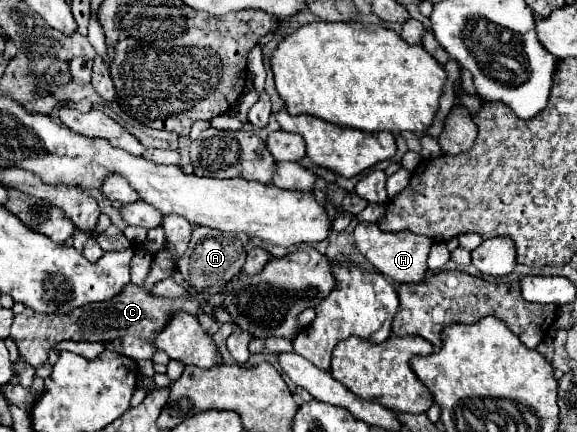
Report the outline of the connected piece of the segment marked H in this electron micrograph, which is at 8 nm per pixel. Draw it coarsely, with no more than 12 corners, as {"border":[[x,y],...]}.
{"border":[[358,223],[356,249],[388,279],[420,283],[430,239]]}

